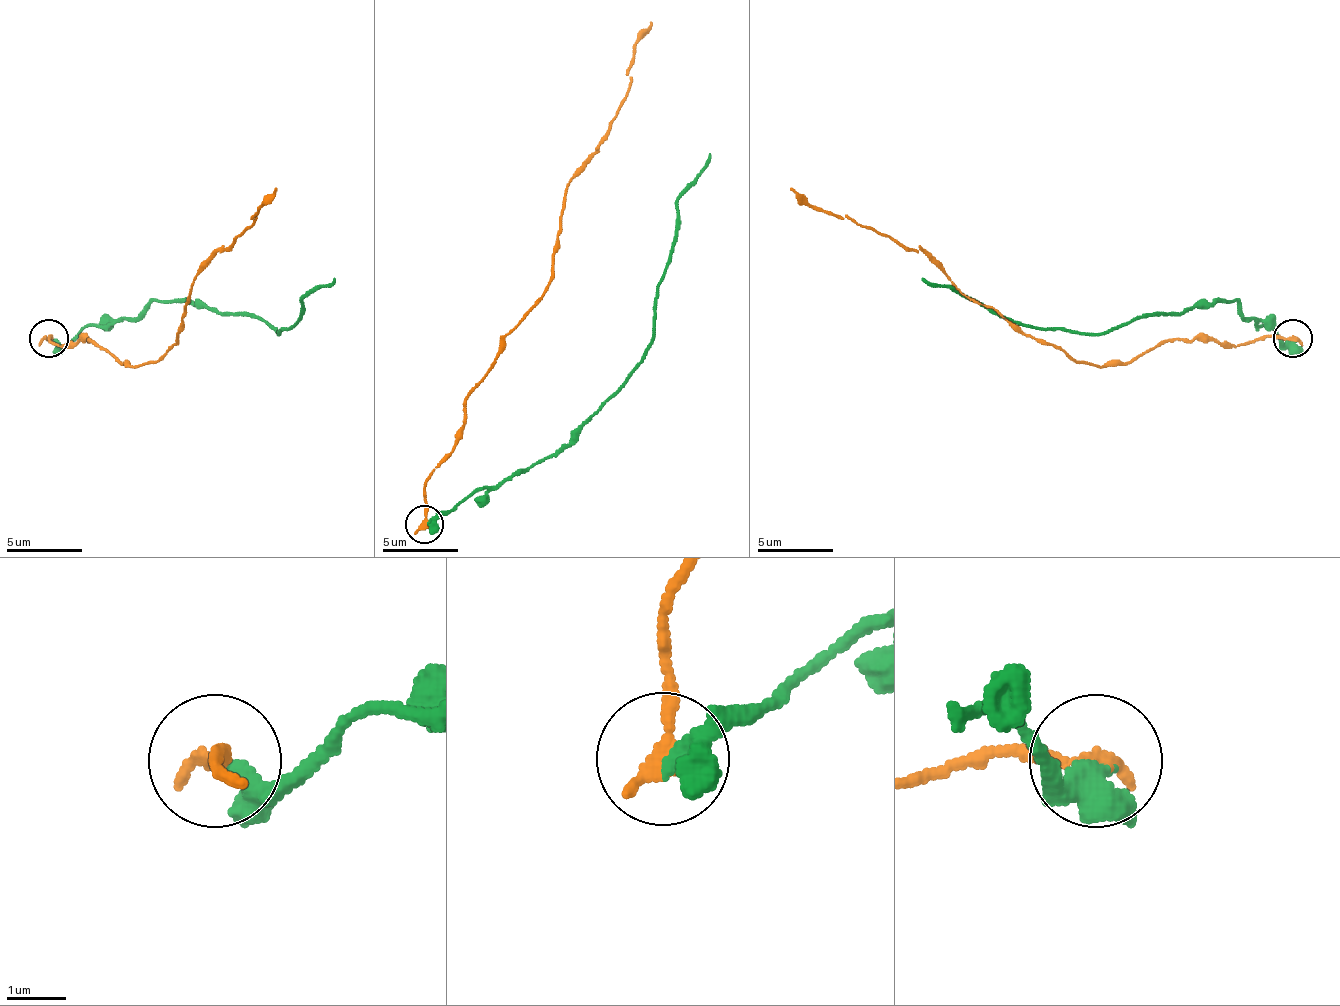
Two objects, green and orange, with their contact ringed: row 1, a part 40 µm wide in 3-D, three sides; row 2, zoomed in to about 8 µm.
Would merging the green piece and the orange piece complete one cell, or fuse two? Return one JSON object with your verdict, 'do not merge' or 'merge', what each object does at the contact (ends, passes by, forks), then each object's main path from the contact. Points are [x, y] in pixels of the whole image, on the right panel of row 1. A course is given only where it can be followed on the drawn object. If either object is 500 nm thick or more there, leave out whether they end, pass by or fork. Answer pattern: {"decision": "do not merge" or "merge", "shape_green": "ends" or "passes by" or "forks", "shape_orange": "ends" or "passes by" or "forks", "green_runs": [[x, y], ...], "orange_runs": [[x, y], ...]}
{"decision": "do not merge", "shape_green": "passes by", "shape_orange": "ends", "green_runs": [[1293, 339], [1282, 343], [1236, 301], [1145, 313], [1111, 332], [1065, 332], [1004, 320], [920, 278]], "orange_runs": [[1293, 339], [1160, 339], [1130, 362], [1073, 362], [1050, 343], [1016, 332], [898, 240], [814, 210], [791, 187]]}

